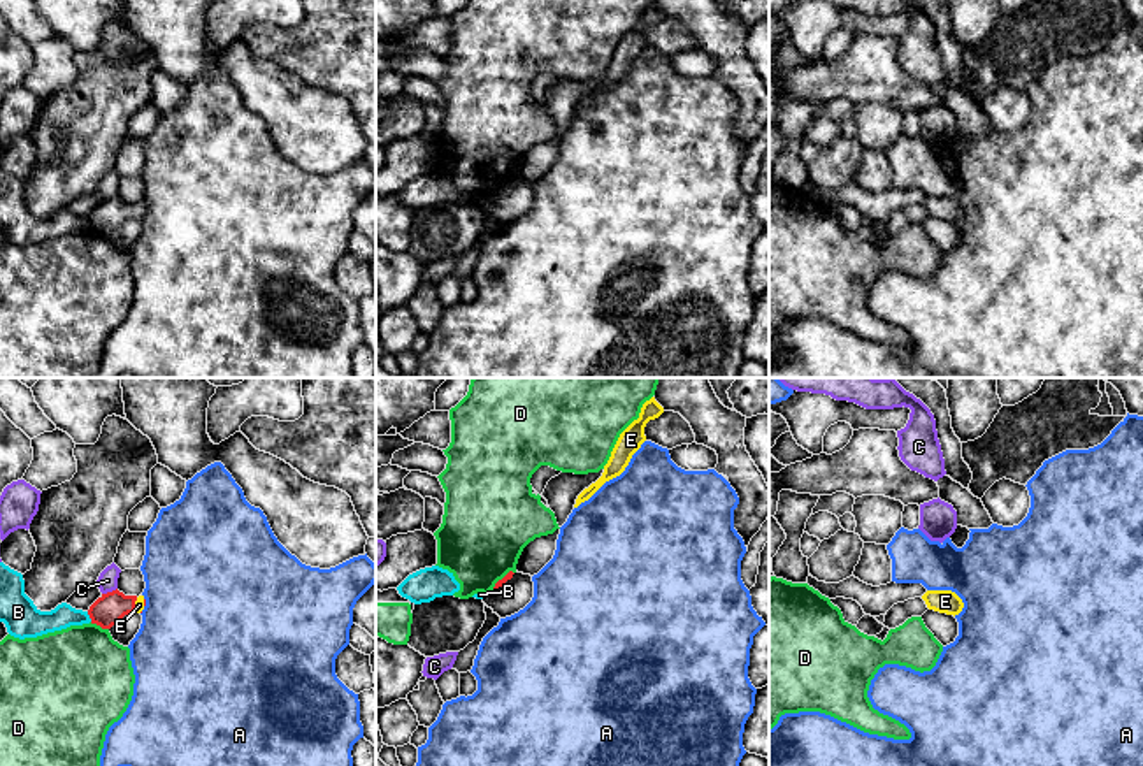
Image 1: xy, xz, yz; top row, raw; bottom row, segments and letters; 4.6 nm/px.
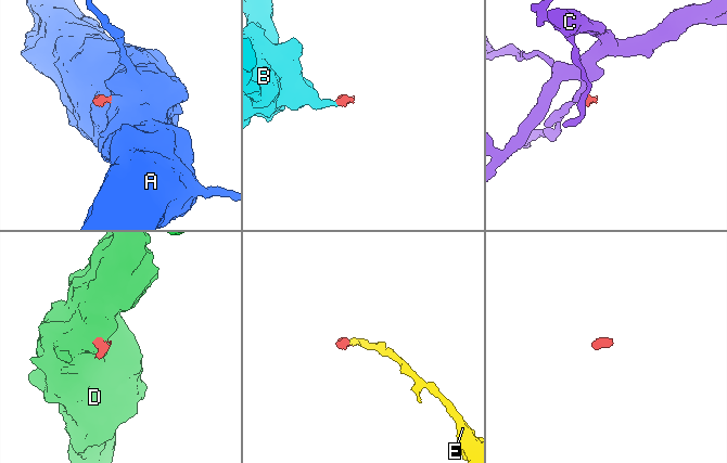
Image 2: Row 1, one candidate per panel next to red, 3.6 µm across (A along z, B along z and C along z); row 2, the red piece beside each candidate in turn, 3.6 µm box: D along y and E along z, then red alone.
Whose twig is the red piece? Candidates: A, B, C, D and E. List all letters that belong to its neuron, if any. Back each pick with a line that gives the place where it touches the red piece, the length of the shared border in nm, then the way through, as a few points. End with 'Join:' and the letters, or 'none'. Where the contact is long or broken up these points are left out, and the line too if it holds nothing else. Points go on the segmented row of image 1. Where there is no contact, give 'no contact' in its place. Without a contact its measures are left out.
E: contact xy (134, 605); length 70 nm; way xy (107, 610), (115, 605), (134, 605), (139, 605)
Join: E

